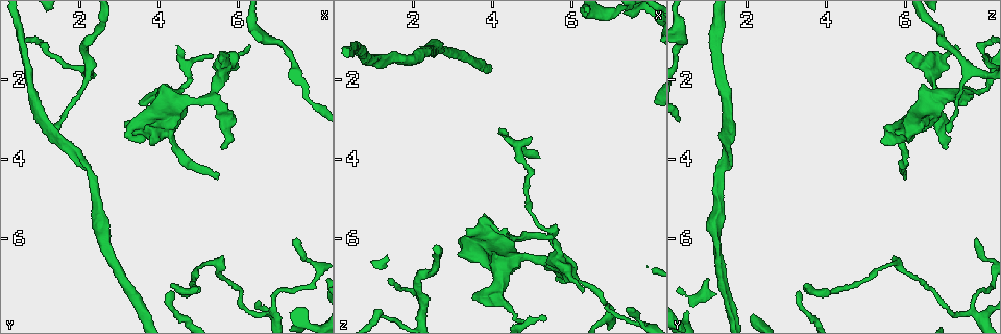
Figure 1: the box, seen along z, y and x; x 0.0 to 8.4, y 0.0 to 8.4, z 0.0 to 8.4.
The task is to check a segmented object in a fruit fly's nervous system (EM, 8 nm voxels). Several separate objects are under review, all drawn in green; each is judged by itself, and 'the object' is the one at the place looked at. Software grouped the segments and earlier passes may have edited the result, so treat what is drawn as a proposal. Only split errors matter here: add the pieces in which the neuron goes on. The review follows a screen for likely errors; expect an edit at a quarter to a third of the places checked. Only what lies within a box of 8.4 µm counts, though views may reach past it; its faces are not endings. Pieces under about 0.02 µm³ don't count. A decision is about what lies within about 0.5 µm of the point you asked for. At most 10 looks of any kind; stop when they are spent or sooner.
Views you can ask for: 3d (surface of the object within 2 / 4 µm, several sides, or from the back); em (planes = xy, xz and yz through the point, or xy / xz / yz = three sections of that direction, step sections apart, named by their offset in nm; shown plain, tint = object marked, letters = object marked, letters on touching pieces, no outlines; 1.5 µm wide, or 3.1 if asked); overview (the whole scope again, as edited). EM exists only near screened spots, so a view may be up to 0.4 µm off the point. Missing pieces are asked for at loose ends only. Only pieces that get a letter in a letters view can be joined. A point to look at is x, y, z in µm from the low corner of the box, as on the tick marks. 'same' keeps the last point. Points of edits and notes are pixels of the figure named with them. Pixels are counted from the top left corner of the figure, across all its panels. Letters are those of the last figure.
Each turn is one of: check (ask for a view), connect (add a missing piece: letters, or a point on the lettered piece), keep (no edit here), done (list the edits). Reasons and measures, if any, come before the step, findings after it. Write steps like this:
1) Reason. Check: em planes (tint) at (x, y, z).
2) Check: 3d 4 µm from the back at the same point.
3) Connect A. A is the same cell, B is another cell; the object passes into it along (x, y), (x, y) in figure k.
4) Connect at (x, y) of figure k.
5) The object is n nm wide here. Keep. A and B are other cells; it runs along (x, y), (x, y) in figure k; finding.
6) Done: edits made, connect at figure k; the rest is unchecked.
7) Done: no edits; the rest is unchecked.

End of a long branch. Check: em planes (tint) at (4.35, 7.15, 3.45).

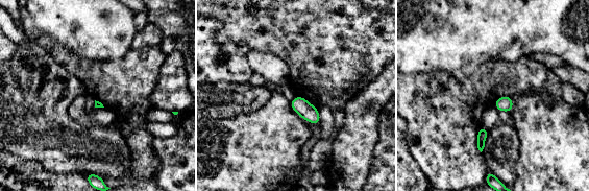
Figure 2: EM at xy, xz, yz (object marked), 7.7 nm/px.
Check: em planes (letters) at the same point.

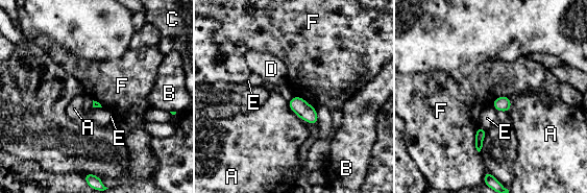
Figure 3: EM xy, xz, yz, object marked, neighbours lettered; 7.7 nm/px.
Keep. A, B, C, D, E and F are other cells; a border runs along (479, 124), (474, 138), (479, 152) in figure 3; no lettered piece goes on from it.

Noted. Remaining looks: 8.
Long arm stops here. Check: em xy step 4 (letters) at (7.35, 6.05, 7.80).

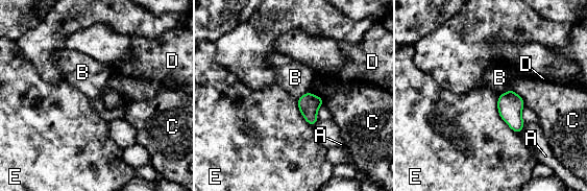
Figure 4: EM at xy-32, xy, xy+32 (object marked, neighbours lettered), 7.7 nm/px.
Another direction. Check: em planes (letters) at the same point.

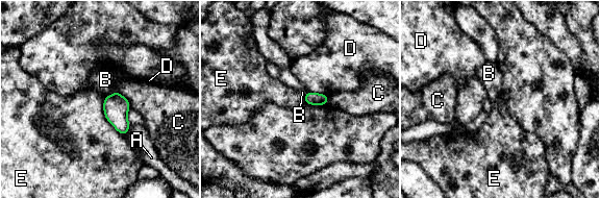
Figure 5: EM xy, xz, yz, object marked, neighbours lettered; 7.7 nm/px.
Keep. A, B, C, D and E are other cells; a border runs along (103, 98), (105, 119), (123, 137) in figure 5; none of them fits.

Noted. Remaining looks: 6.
Free end. Check: 3d 4 µm at (5.55, 1.40, 6.05).

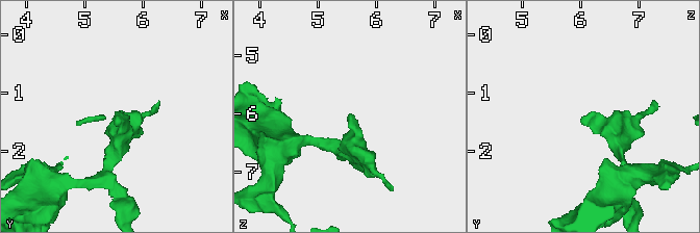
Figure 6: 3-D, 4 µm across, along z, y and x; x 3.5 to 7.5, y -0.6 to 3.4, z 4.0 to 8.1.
Now the EM. Check: em xz step 4 (letters) at (5.55, 1.45, 6.05).

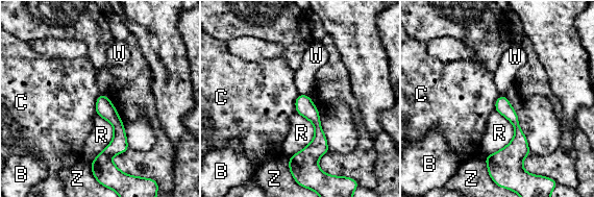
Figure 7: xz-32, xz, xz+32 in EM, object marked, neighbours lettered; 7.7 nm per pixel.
Keep. B, C, R, W and Z are other cells; a border runs along (101, 94), (96, 100), (95, 114) in figure 7; no lettered piece goes on from it.

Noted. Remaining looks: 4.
Tapers out. Check: 3d 4 µm at (1.50, 3.30, 7.05).

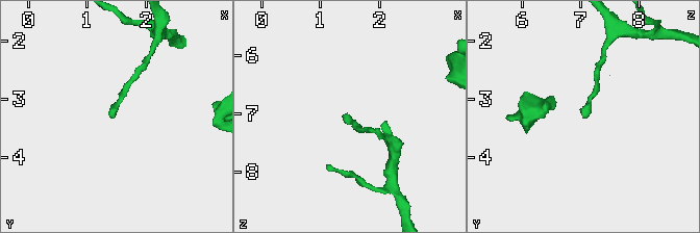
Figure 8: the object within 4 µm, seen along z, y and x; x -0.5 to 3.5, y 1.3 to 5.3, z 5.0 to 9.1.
Shape alone is not enough. Check: em planes (letters) at (1.45, 3.30, 7.05).

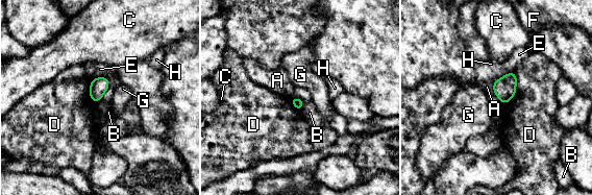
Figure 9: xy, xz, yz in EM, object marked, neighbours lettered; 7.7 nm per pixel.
Keep. A, B, C, D, E, F, G and H are other cells; a border runs along (305, 102), (300, 111) in figure 9; no lettered piece goes on from it.

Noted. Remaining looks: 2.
Done: no edits; the rest is unchecked.

